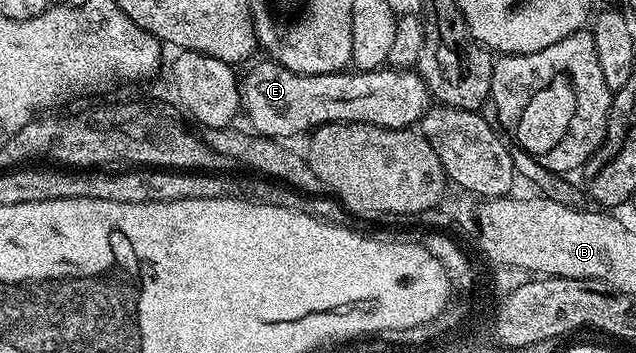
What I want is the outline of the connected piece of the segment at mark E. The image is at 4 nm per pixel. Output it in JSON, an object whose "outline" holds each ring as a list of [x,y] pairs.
{"outline":[[[254,62],[254,67],[240,80],[241,111],[249,118],[248,126],[256,134],[265,135],[269,139],[289,141],[292,135],[304,136],[328,123],[370,123],[376,127],[409,129],[420,124],[431,106],[429,87],[413,69],[346,69],[337,71],[334,75],[300,75],[278,63],[264,62]]]}

